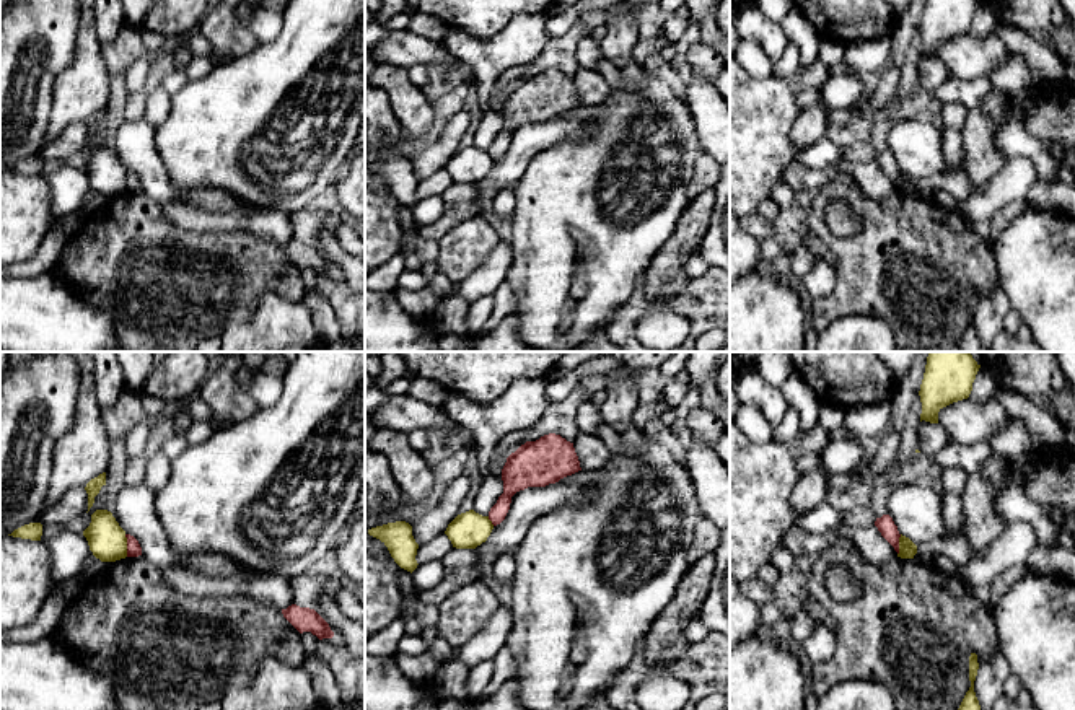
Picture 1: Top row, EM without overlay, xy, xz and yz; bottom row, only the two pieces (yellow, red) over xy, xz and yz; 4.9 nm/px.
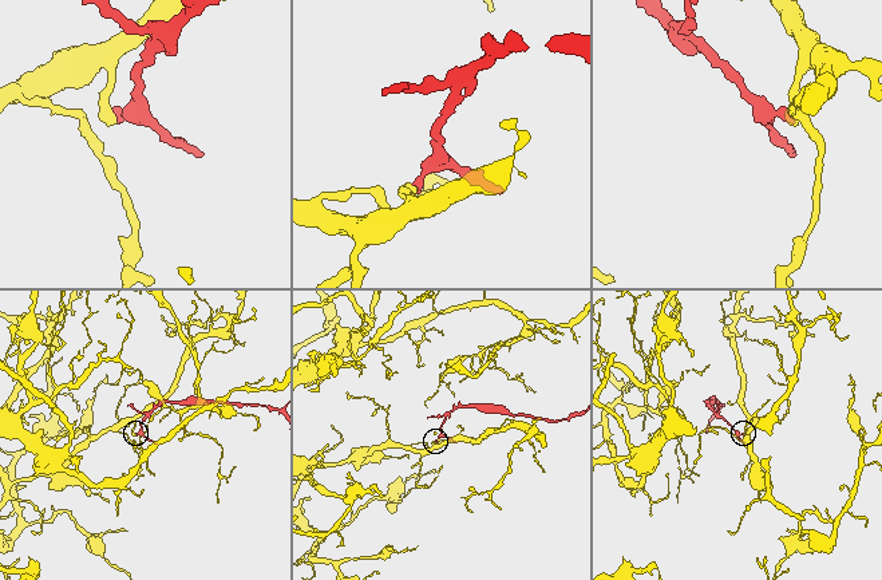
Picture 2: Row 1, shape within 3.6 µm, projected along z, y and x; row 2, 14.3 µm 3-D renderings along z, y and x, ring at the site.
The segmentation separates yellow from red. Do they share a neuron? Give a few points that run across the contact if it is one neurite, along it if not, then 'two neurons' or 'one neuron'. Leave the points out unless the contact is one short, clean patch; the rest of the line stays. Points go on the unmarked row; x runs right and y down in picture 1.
line xy (124, 170), (127, 191); two neurons

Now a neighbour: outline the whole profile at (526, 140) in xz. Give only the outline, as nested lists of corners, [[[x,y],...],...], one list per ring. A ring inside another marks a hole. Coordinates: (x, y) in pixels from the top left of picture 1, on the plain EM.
[[[555,117],[546,122],[528,122],[511,132],[505,155],[494,161],[485,178],[474,184],[476,204],[482,205],[487,191],[513,189],[523,178],[528,163],[541,151],[578,137],[585,137],[591,121]]]

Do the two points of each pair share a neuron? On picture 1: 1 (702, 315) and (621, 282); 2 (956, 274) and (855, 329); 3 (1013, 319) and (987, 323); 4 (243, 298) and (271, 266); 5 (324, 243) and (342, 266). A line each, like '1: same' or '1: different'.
1: different
2: different
3: different
4: same
5: same

